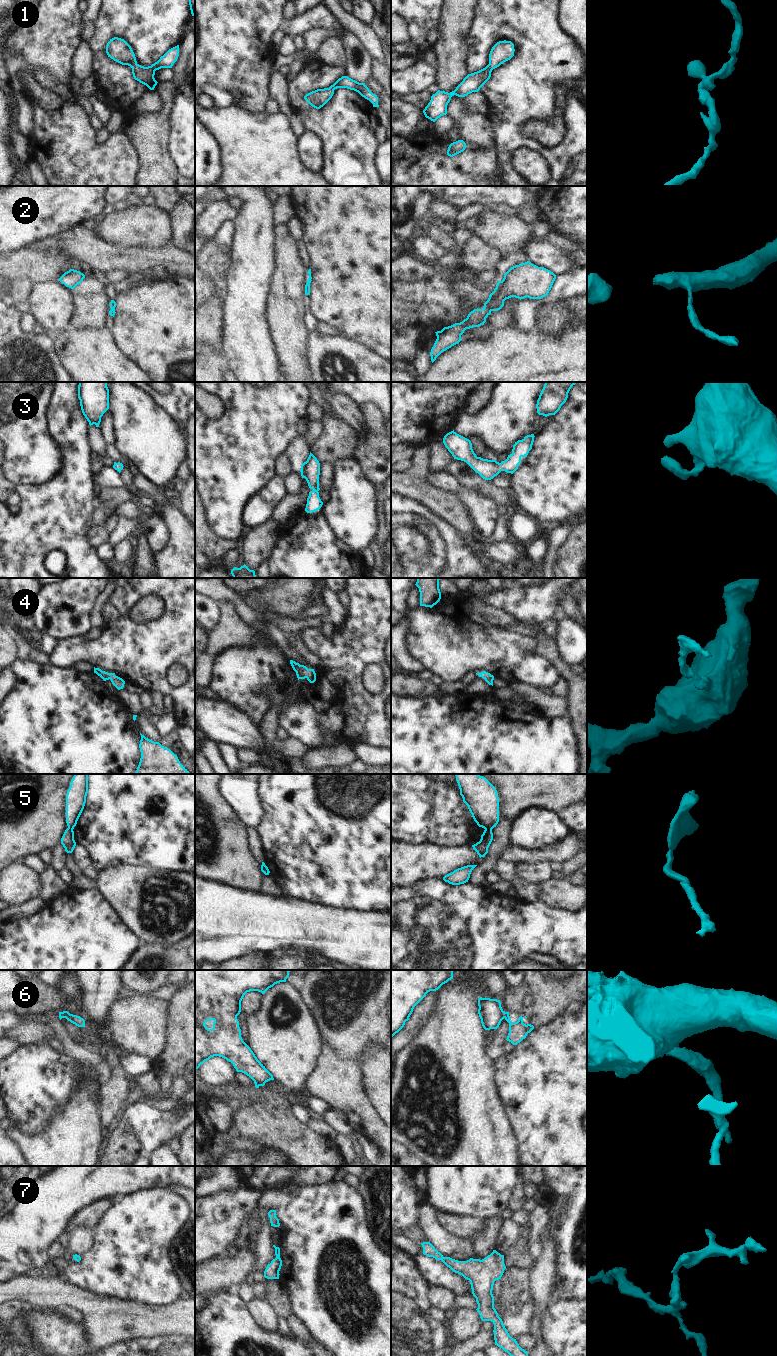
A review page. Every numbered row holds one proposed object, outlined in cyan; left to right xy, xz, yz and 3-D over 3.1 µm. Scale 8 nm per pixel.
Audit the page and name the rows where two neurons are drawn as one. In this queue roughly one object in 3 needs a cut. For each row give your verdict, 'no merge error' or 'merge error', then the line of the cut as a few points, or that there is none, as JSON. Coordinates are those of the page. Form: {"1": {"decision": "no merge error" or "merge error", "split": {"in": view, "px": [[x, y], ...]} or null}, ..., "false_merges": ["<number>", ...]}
{"1": {"decision": "no merge error", "split": null}, "2": {"decision": "no merge error", "split": null}, "3": {"decision": "no merge error", "split": null}, "4": {"decision": "no merge error", "split": null}, "5": {"decision": "merge error", "split": {"in": "yz", "px": [[485, 828], [491, 830]]}}, "6": {"decision": "merge error", "split": {"in": "yz", "px": [[504, 1012], [505, 1017]]}}, "7": {"decision": "no merge error", "split": null}, "false_merges": ["5", "6"]}

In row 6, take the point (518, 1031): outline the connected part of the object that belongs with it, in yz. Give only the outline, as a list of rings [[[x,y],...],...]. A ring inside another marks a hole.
[[[505,1012],[505,1020],[509,1023],[509,1033],[506,1040],[511,1042],[513,1045],[520,1043],[526,1038],[527,1034],[534,1029],[533,1025],[526,1025],[523,1023],[522,1016],[518,1018],[517,1022],[511,1023],[509,1012]]]

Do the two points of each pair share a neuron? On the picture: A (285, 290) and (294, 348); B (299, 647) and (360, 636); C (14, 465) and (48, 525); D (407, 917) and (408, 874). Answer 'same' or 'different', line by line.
A: same
B: different
C: different
D: different

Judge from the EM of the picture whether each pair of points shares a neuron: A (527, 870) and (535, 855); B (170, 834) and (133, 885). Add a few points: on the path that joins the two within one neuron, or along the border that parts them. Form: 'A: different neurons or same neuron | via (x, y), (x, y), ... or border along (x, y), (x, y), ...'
A: different neurons | border along (549, 861), (517, 861), (514, 864)
B: different neurons | border along (123, 866), (150, 866), (170, 872)

